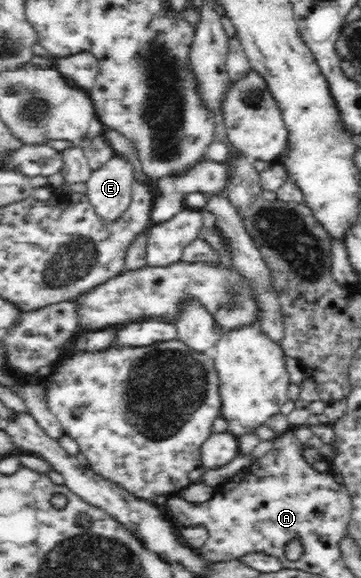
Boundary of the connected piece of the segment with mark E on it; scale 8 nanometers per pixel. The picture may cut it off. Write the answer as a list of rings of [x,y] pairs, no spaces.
[[[117,155],[90,174],[85,193],[101,222],[122,218],[133,198],[135,181],[131,163]]]

